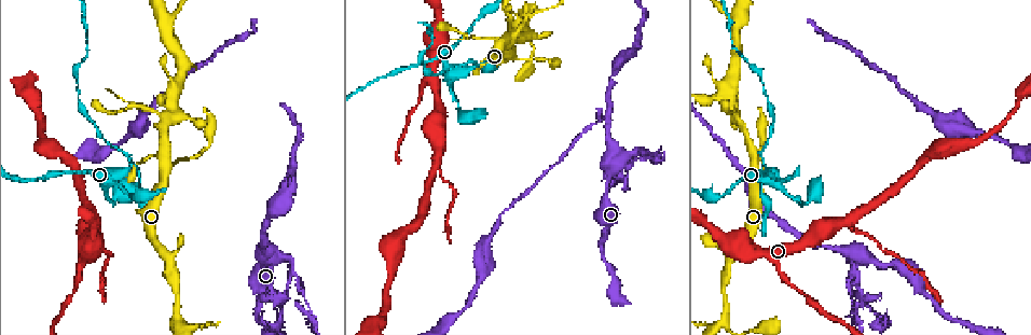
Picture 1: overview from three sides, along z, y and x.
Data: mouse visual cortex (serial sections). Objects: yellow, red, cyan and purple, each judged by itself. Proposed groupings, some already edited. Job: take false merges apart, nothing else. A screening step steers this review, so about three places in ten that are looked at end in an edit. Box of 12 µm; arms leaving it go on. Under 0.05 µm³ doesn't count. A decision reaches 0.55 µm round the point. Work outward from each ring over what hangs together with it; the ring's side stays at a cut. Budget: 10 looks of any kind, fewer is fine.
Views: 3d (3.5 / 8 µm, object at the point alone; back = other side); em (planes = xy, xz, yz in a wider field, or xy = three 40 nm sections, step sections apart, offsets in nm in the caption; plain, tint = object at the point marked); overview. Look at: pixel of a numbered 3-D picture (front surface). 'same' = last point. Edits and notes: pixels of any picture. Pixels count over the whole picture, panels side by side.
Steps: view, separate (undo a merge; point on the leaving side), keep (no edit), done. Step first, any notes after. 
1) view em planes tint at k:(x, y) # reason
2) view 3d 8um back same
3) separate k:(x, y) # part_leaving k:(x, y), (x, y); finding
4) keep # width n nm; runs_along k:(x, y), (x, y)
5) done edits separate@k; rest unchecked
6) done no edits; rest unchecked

view 3d 3.5um at 1:(439, 149) # small branch off a trunk

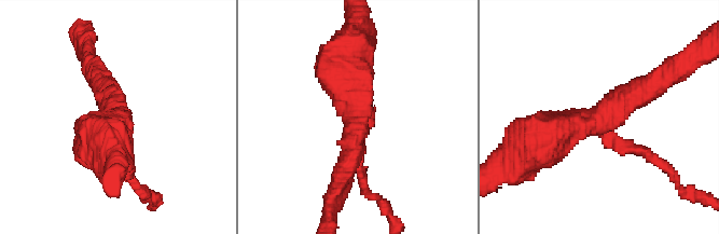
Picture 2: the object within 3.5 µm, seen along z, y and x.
view em xy step 3 tint at 2:(597, 122) # arms 3; arm_widths 150, 300, 700 nm; shape alone is not enough

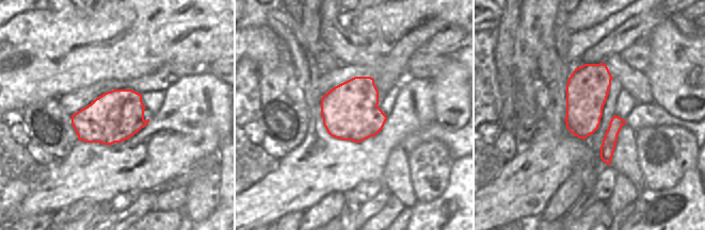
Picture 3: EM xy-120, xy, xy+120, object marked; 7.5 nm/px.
keep # runs_along 2:(536, 146), (652, 85); one cell here

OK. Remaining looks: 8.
view 3d 8um at 1:(856, 267) # small branch off a trunk

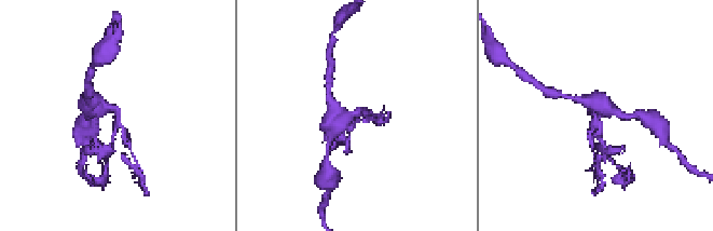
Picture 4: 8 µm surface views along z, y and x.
view 3d 3.5um at 4:(596, 121)

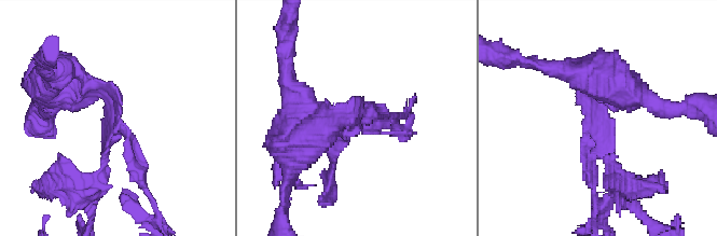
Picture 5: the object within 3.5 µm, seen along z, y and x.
keep # arms 3; runs_along 5:(51, 91), (110, 100), (100, 183); continuous, no second cell

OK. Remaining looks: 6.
view 3d 3.5um at 1:(746, 180) # narrows sharply

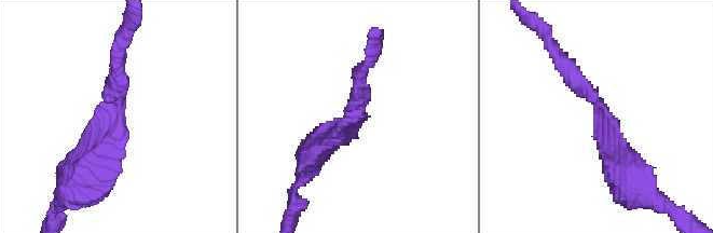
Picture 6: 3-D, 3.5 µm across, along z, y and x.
view em xy step 3 tint at 6:(122, 117) # arm_widths 250, 350 nm

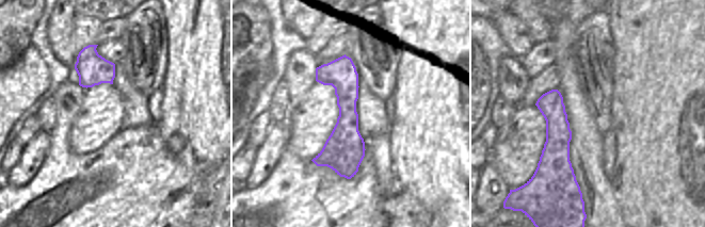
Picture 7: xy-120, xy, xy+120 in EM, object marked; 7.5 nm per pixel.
keep # runs_along 7:(342, 59), (347, 175); continuous, no second cell

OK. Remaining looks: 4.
view em xy step 3 tint at 1:(168, 119) # small branch off a trunk

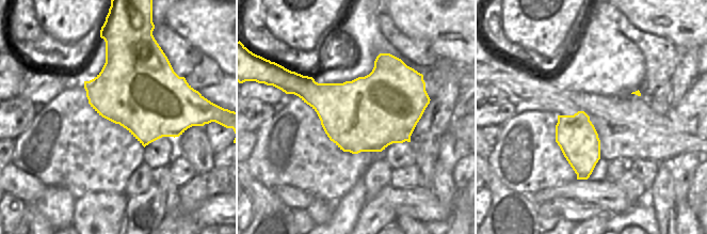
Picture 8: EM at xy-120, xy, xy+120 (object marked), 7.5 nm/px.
view 3d 3.5um same

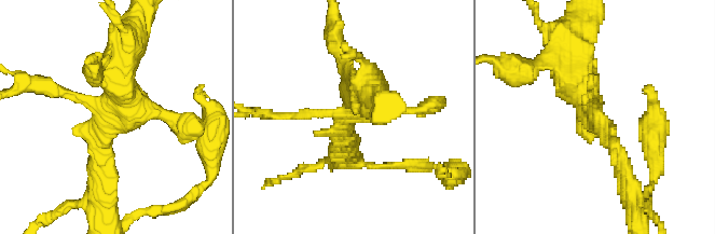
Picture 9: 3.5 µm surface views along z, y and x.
keep # one cell here

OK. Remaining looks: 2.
done no edits; rest unchecked

